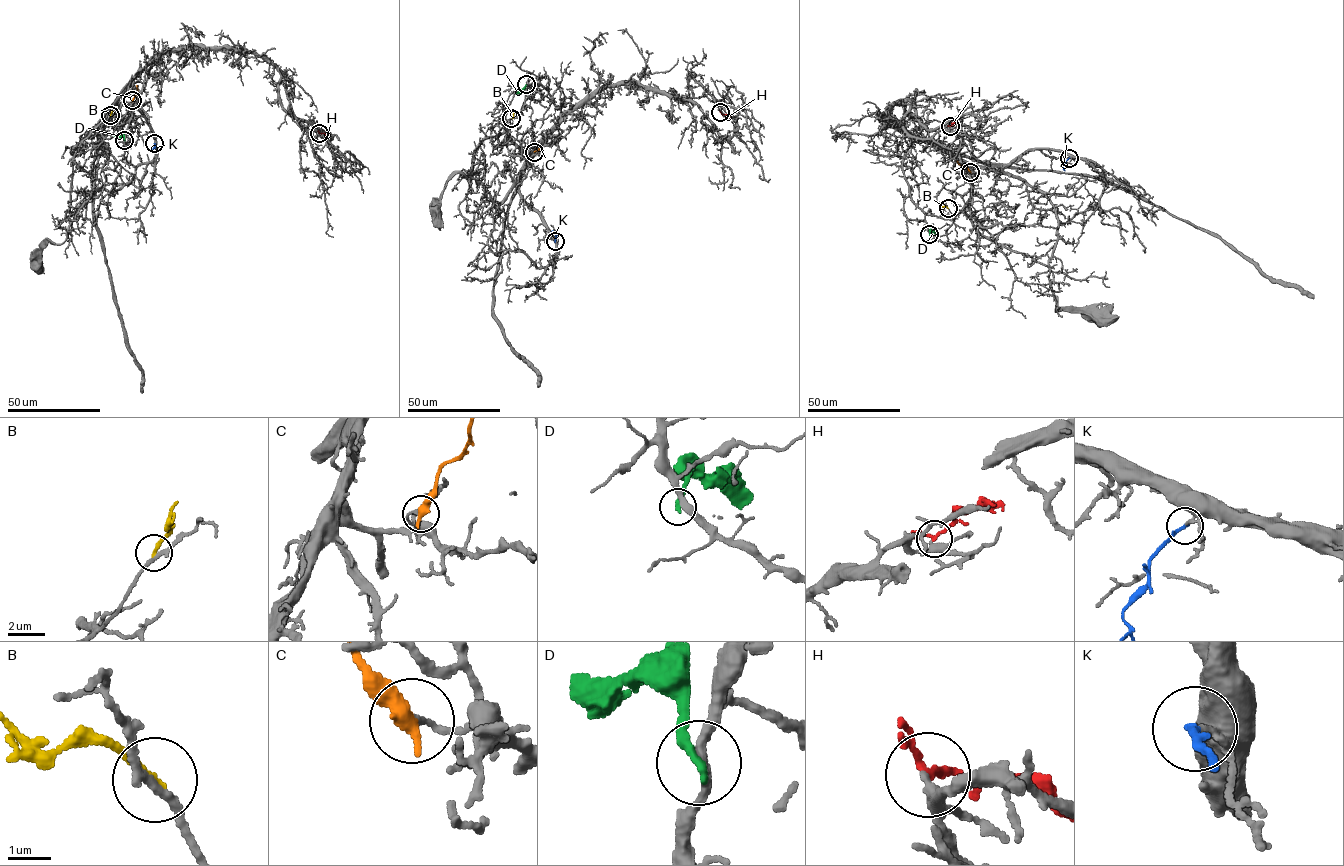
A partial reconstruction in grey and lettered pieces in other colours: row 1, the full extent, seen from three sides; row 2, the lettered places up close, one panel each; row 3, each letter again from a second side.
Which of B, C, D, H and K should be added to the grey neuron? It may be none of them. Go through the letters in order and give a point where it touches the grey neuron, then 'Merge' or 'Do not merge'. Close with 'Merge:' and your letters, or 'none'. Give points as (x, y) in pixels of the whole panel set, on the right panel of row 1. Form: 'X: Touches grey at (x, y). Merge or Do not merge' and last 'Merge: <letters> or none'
B: Touches grey at (948, 208). Do not merge
C: Touches grey at (970, 172). Do not merge
D: Touches grey at (929, 234). Do not merge
H: Touches grey at (950, 126). Do not merge
K: Touches grey at (1069, 158). Do not merge
Merge: none

